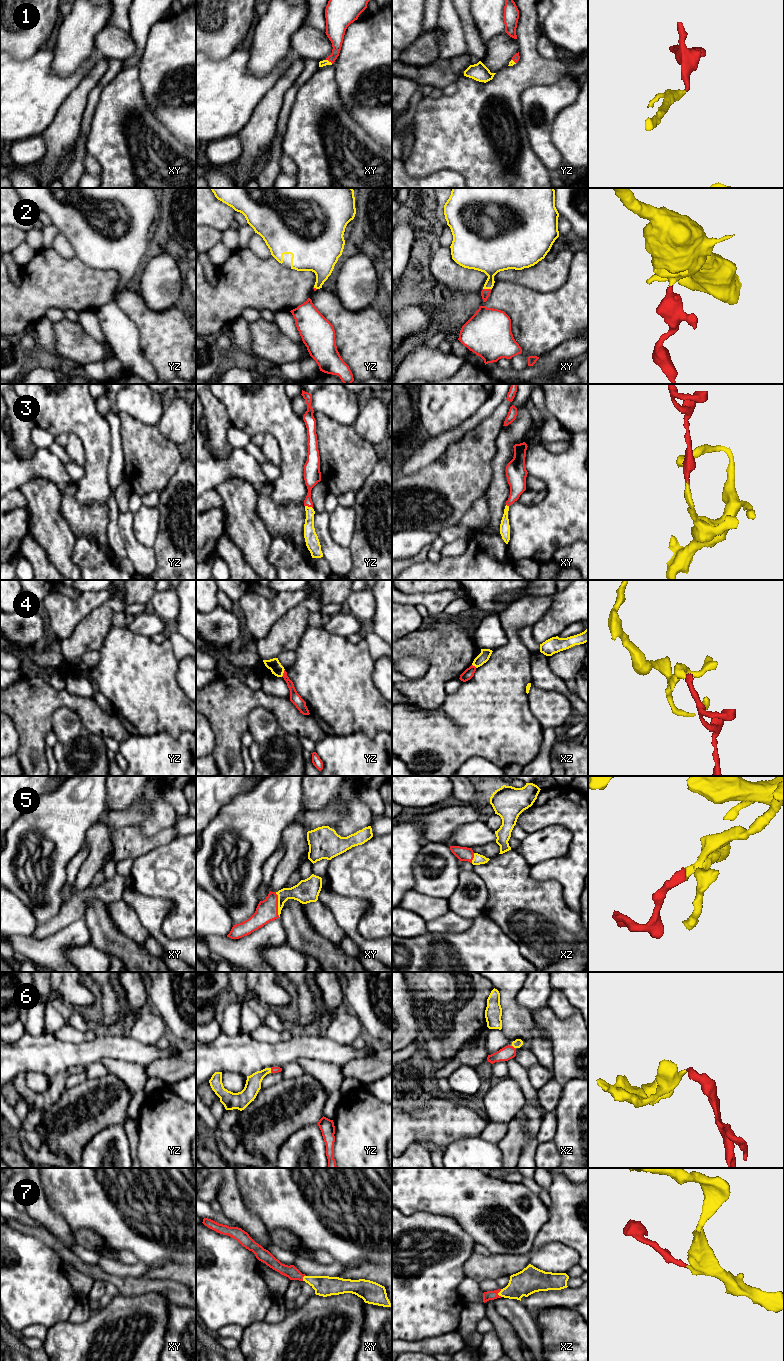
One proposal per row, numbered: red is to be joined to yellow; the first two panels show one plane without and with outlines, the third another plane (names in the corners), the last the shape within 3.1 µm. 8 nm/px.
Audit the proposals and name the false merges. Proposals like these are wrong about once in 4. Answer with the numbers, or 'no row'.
4

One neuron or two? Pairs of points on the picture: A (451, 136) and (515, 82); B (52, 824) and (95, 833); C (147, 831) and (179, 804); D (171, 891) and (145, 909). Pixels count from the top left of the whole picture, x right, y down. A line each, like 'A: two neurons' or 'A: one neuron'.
A: one neuron
B: two neurons
C: two neurons
D: two neurons

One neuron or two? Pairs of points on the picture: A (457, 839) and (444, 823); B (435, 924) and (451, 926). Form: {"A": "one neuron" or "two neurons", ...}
{"A": "two neurons", "B": "one neuron"}

